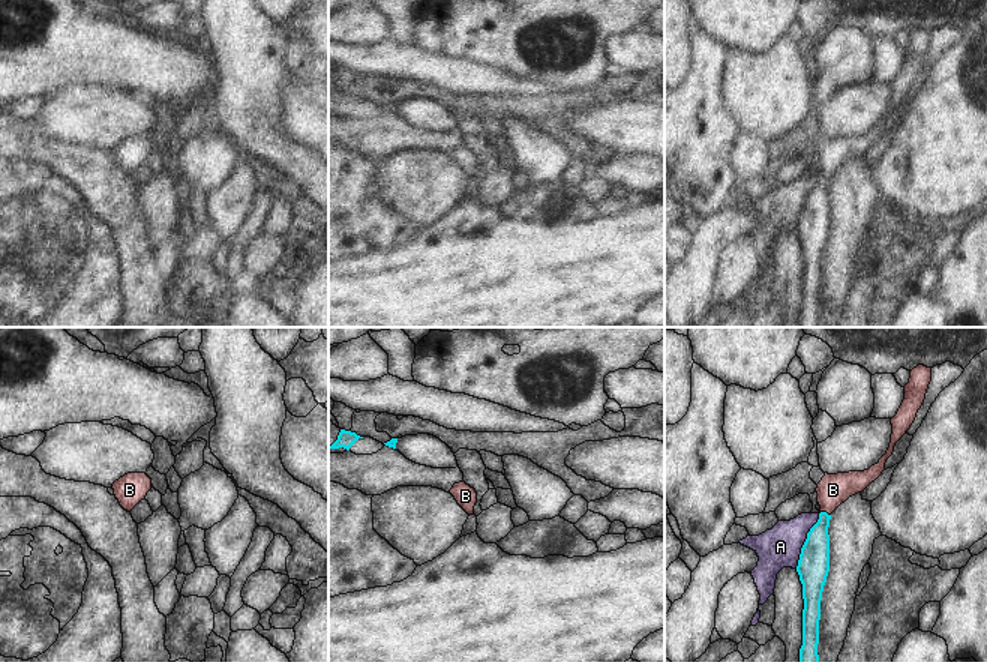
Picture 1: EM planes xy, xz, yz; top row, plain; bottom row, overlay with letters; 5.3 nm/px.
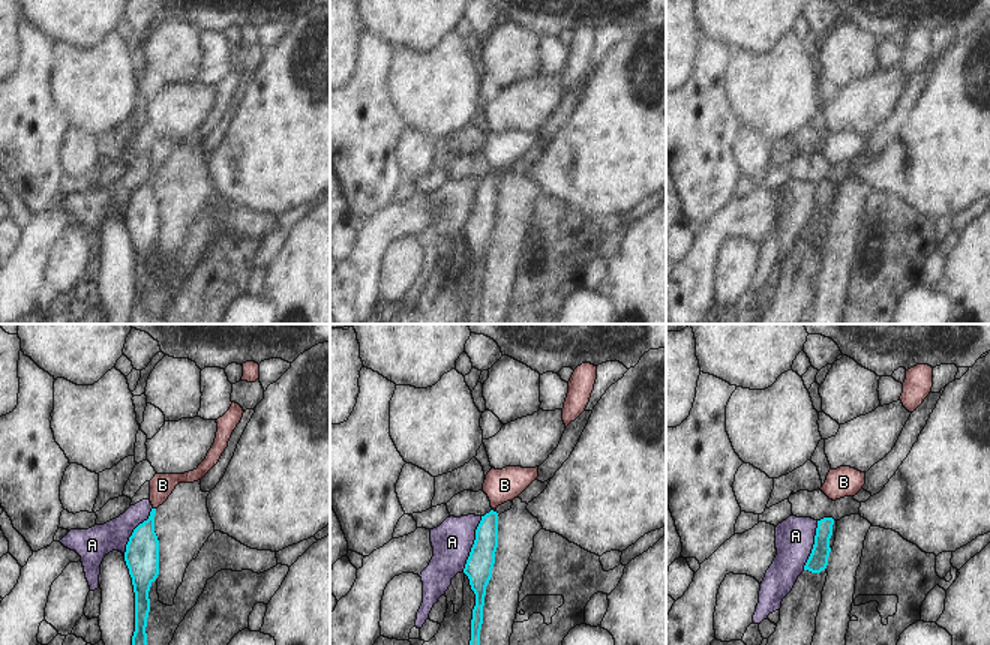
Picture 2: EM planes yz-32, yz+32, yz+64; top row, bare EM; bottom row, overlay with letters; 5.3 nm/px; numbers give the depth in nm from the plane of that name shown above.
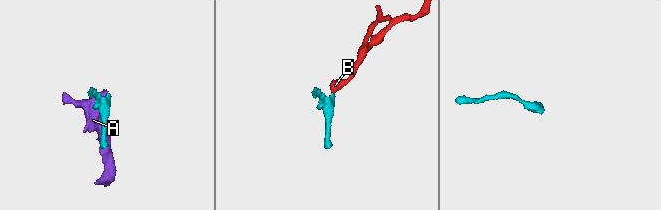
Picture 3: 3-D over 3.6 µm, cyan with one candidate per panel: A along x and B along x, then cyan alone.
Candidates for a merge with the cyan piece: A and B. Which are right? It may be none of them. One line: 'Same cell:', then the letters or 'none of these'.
Same cell: B

